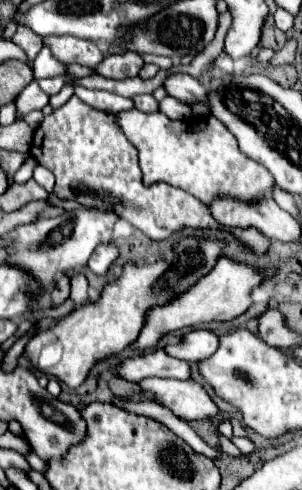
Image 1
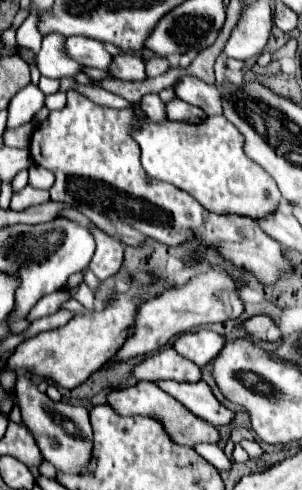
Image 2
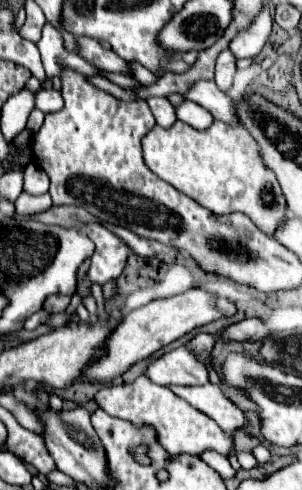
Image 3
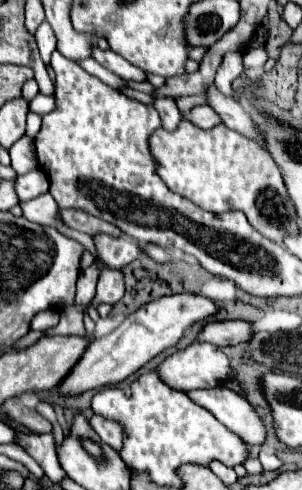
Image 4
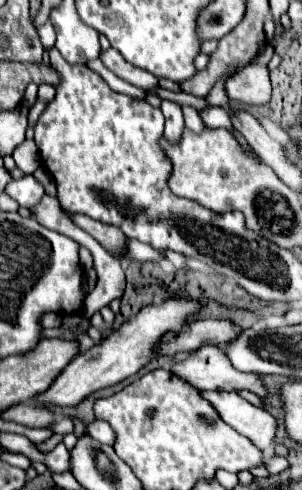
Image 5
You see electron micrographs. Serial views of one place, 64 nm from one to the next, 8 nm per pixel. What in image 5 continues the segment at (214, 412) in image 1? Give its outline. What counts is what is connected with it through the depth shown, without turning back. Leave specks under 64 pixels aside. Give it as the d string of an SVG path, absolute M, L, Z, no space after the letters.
M202 392L202 396L214 404L226 424L250 438L258 448L274 446L278 420L270 412L252 406L236 392Z

